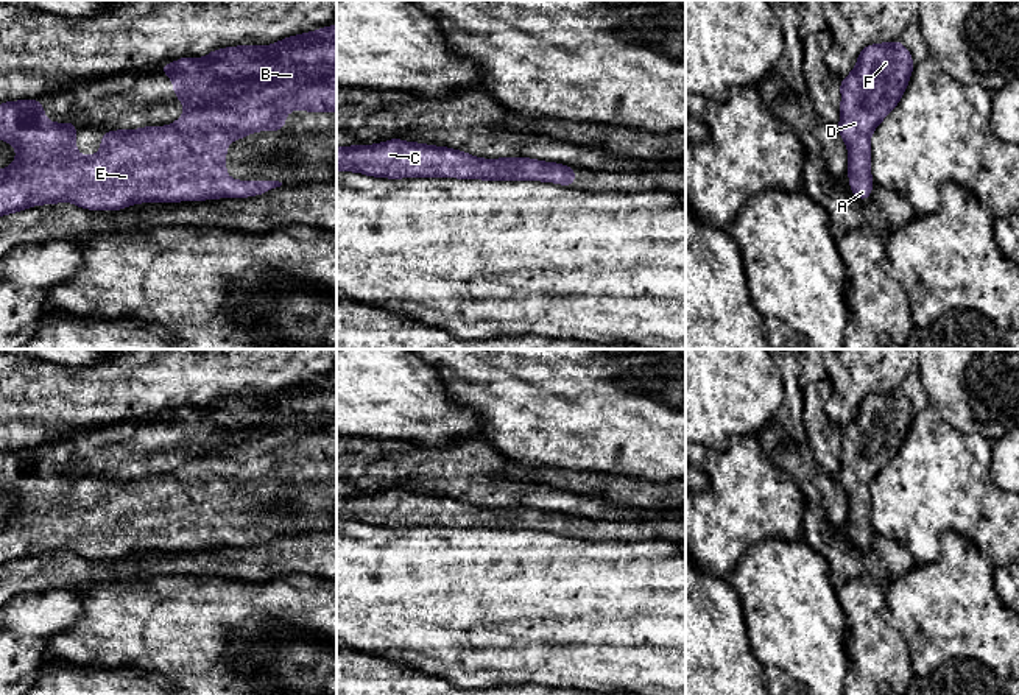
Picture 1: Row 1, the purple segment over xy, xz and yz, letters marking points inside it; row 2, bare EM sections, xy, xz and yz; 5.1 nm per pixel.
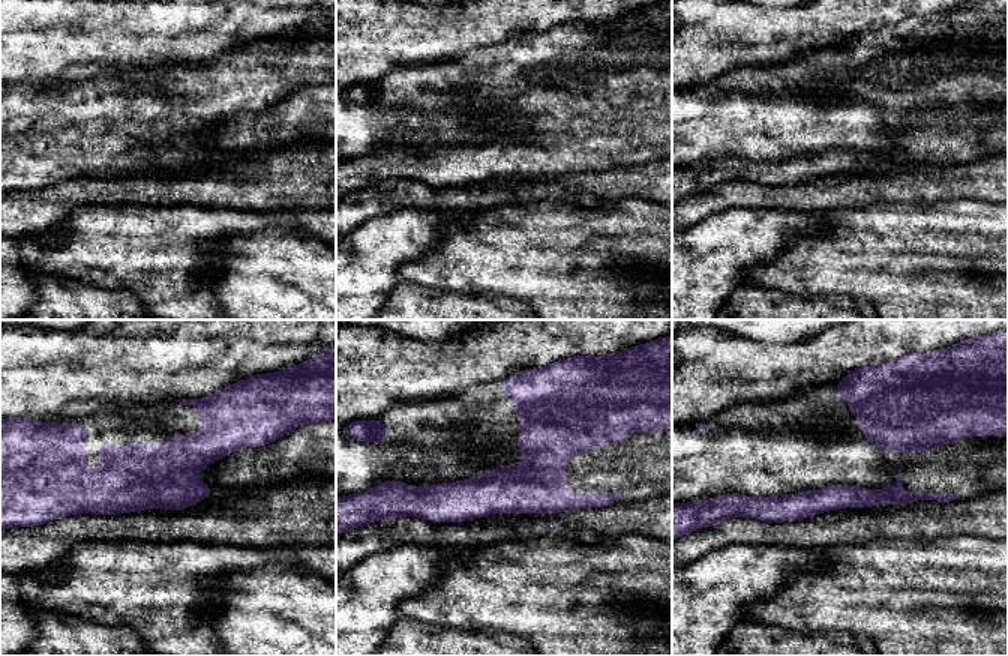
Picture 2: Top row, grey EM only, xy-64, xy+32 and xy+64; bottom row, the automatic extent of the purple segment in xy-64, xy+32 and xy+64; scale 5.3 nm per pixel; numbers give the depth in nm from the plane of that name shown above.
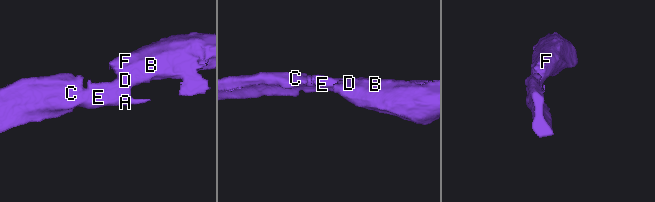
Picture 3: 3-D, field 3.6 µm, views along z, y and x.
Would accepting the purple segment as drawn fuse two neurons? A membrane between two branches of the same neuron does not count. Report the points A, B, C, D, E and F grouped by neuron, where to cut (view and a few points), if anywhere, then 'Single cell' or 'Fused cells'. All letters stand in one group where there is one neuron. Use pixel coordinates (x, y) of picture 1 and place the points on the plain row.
Groups: A B C D E F. No split. Single cell

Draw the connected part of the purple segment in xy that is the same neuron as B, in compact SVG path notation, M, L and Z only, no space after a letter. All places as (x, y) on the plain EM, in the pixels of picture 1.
M337 372L316 380L304 382L299 385L290 385L284 390L274 391L268 396L242 394L226 396L210 400L206 407L195 408L192 405L181 407L176 411L170 411L159 416L162 424L173 427L173 439L176 447L185 453L185 463L175 472L164 475L145 475L136 480L106 480L101 489L101 500L97 505L78 505L76 503L76 472L50 472L45 469L44 453L39 449L6 450L0 453L0 488L6 492L12 492L17 499L17 506L6 519L0 519L0 566L6 563L17 563L22 558L28 558L37 553L56 553L61 550L73 552L89 559L120 559L137 552L176 552L176 550L201 550L201 549L220 549L223 545L248 547L252 544L266 542L276 536L280 536L279 530L234 530L226 525L226 494L248 486L254 480L282 480L285 477L285 464L288 460L302 458L309 461L337 461Z

